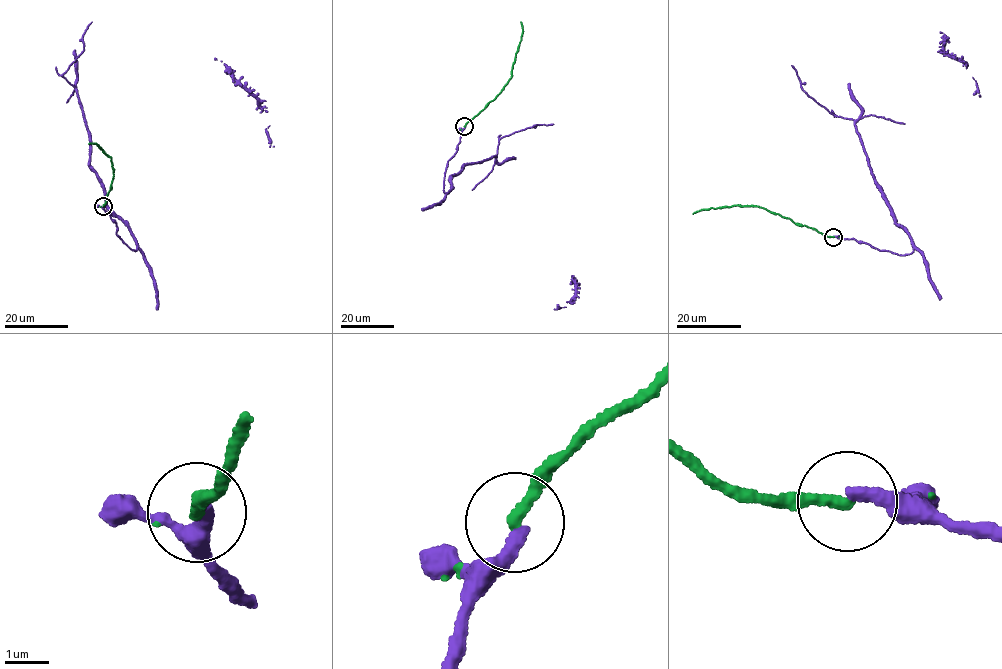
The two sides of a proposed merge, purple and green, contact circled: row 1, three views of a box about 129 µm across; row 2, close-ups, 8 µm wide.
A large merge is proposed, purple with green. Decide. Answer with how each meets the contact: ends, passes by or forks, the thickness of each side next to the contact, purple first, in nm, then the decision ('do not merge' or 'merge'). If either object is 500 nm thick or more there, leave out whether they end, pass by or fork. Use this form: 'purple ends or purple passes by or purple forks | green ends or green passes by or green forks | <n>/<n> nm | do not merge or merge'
purple ends | green ends | 320/260 nm | merge

